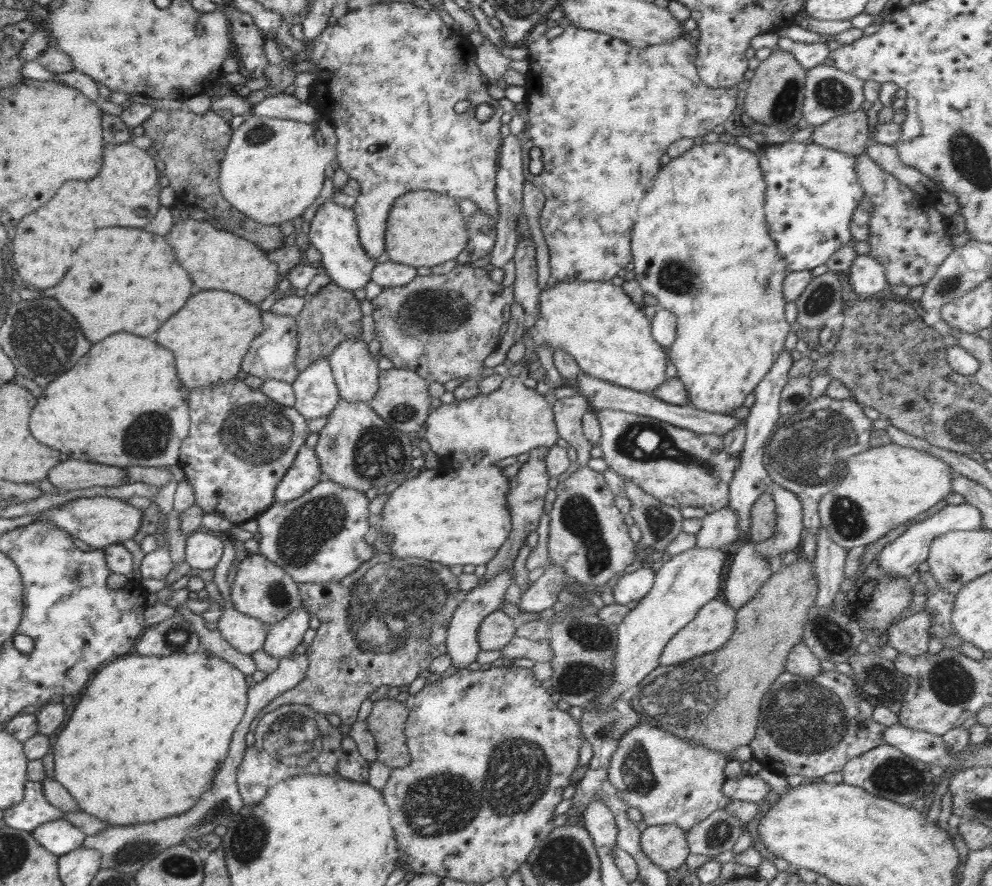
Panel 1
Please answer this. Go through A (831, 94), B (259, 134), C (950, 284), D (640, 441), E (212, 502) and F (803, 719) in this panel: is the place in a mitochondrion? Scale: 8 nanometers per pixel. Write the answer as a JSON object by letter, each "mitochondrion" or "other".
{"A":"mitochondrion","B":"mitochondrion","C":"mitochondrion","D":"mitochondrion","E":"other","F":"mitochondrion"}

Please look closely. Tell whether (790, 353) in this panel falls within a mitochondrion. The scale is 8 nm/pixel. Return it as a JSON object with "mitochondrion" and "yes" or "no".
{"mitochondrion":"no"}

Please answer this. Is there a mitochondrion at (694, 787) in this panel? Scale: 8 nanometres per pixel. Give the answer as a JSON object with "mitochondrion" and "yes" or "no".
{"mitochondrion":"no"}

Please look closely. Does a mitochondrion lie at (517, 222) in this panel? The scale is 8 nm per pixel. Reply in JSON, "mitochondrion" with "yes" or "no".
{"mitochondrion":"no"}

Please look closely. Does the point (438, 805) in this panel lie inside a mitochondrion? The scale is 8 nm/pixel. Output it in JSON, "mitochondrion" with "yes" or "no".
{"mitochondrion":"yes"}

